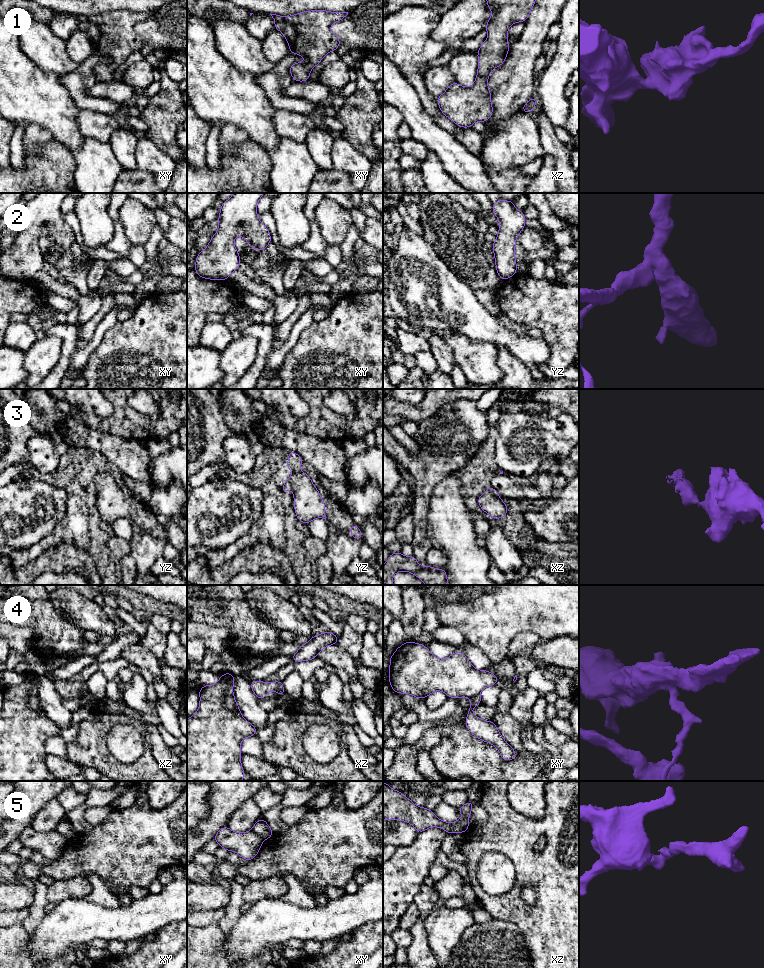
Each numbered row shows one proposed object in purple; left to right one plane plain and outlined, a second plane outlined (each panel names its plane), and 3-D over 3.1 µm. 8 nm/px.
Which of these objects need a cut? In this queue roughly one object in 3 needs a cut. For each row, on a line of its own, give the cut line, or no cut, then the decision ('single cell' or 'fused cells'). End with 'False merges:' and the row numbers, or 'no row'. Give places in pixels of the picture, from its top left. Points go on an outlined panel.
1: no cut; single cell
2: no cut; single cell
3: cut in xz along (486, 491), (499, 498); fused cells
4: cut in xy along (478, 693), (470, 697); fused cells
5: cut in xy along (251, 830), (263, 838); fused cells
False merges: 3, 4, 5

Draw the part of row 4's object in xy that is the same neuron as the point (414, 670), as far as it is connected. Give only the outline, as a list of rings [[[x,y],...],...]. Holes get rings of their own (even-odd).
[[[407,641],[399,646],[389,658],[389,684],[398,694],[410,694],[425,699],[434,691],[443,691],[449,698],[473,697],[489,686],[498,683],[499,678],[488,670],[477,670],[467,656],[456,650],[446,659],[435,657],[429,649],[419,643]]]

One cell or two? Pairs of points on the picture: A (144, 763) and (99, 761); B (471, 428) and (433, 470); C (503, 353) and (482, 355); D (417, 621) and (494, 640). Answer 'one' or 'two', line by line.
A: one
B: one
C: two
D: two

